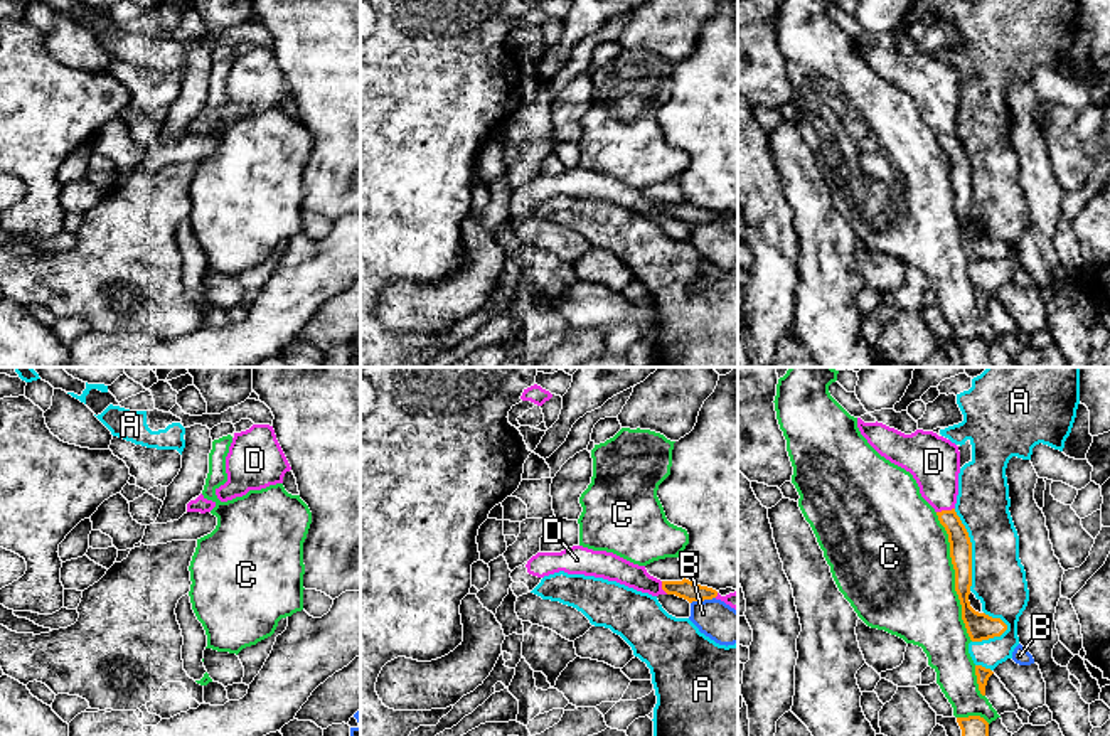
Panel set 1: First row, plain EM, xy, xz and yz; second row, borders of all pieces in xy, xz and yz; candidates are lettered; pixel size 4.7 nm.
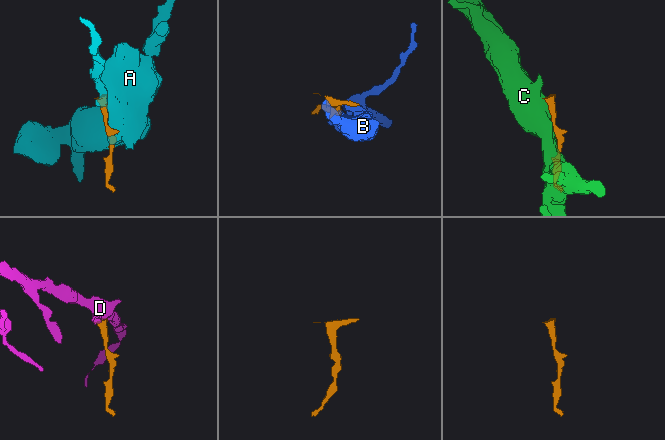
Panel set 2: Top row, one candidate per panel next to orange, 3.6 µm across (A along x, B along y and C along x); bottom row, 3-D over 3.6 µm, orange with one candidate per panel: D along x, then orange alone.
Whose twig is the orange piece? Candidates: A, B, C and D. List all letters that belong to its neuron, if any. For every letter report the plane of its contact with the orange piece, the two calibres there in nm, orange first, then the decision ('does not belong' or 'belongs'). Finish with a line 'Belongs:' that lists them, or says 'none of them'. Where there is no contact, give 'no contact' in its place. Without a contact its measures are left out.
A: contact in yz; calibres 110 and 260 nm; does not belong
B: contact in xz; calibres 90 and 180 nm; does not belong
C: contact in yz; calibres 110 and 500 nm; does not belong
D: contact in yz; calibres 110 and 240 nm; belongs
Belongs: D

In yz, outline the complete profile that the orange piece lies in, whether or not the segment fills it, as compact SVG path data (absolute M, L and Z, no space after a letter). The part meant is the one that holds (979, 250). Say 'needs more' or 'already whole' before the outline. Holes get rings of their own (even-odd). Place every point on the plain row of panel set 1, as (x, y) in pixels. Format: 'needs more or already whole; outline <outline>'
needs more; outline M864 45L857 51L867 66L886 83L913 98L921 120L935 131L950 165L955 192L955 214L962 227L962 243L972 264L1001 259L1007 248L1001 241L979 236L970 229L972 165L955 135L958 118L960 74L955 66L933 54L916 52L905 57L883 45Z

